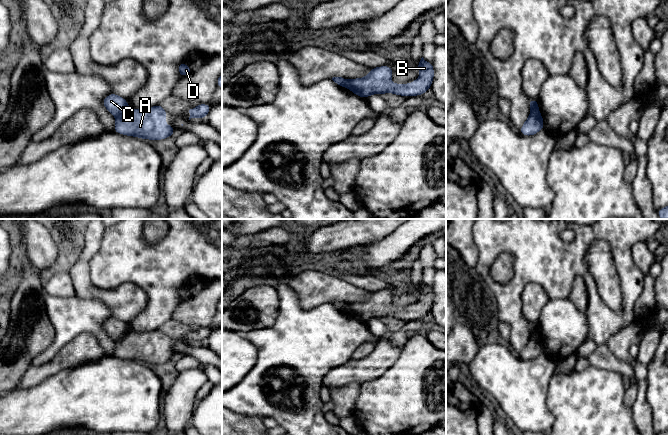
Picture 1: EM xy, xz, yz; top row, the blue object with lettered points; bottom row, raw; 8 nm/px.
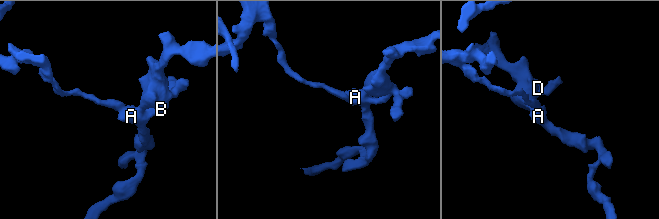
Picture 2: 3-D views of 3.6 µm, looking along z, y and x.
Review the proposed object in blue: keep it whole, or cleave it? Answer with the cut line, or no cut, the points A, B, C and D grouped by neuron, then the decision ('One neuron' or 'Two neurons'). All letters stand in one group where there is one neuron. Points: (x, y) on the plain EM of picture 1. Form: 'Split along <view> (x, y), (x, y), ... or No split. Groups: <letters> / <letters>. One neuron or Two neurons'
Split along xy (126, 331), (116, 341). Groups: A B D / C. Two neurons

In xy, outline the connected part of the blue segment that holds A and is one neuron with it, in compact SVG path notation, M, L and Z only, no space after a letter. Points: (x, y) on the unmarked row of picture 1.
M160 329L145 333L126 332L116 341L114 356L149 364L163 364L175 358L172 349L165 348L168 337Z

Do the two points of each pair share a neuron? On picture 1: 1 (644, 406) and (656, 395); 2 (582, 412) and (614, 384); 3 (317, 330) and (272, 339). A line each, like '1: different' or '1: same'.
1: different
2: same
3: same

